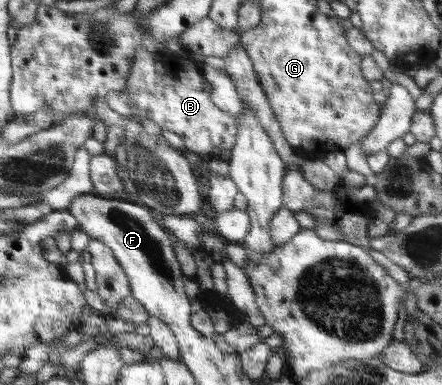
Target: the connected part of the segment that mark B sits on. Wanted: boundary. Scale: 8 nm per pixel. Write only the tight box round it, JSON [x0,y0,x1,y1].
[104,45,238,156]

